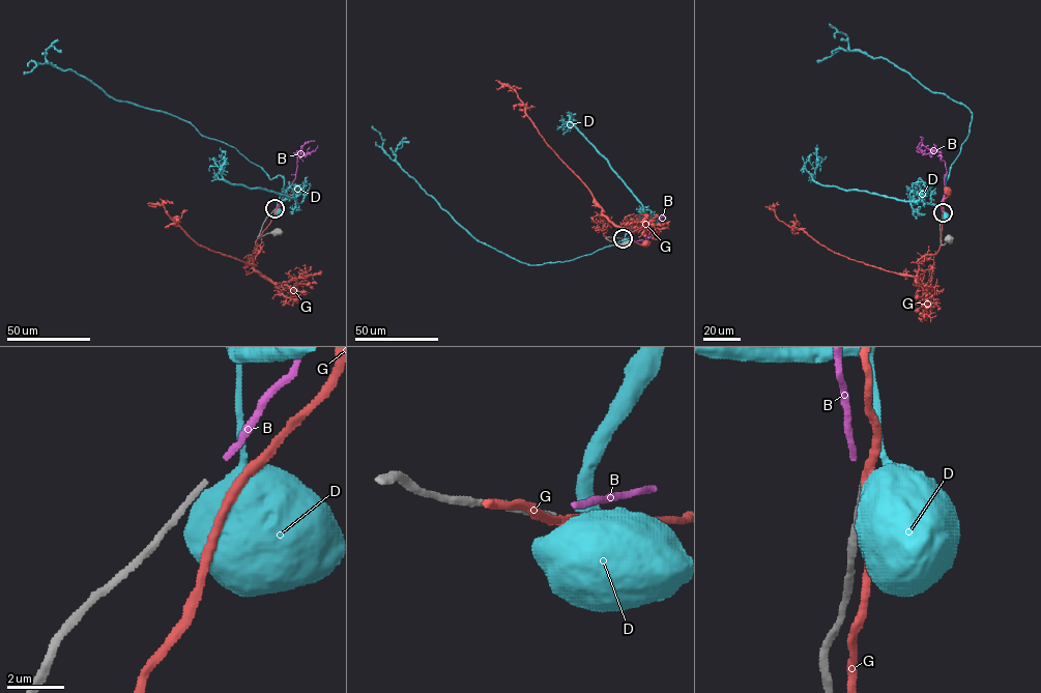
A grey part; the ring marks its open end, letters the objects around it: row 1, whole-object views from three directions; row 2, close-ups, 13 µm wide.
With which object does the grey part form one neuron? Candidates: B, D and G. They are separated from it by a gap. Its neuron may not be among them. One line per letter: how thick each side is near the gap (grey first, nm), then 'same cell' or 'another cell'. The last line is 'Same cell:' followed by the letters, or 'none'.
B: 200 nm thick on the grey side, 220 nm on the other; another cell
D: 200 nm thick on the grey side, 900 nm on the other; another cell
G: 200 nm thick on the grey side, 320 nm on the other; another cell
Same cell: none

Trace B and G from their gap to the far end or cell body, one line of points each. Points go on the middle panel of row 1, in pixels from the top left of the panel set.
B: (624, 238), (644, 242), (646, 229), (663, 215), (666, 219)
G: (624, 238), (645, 242)

